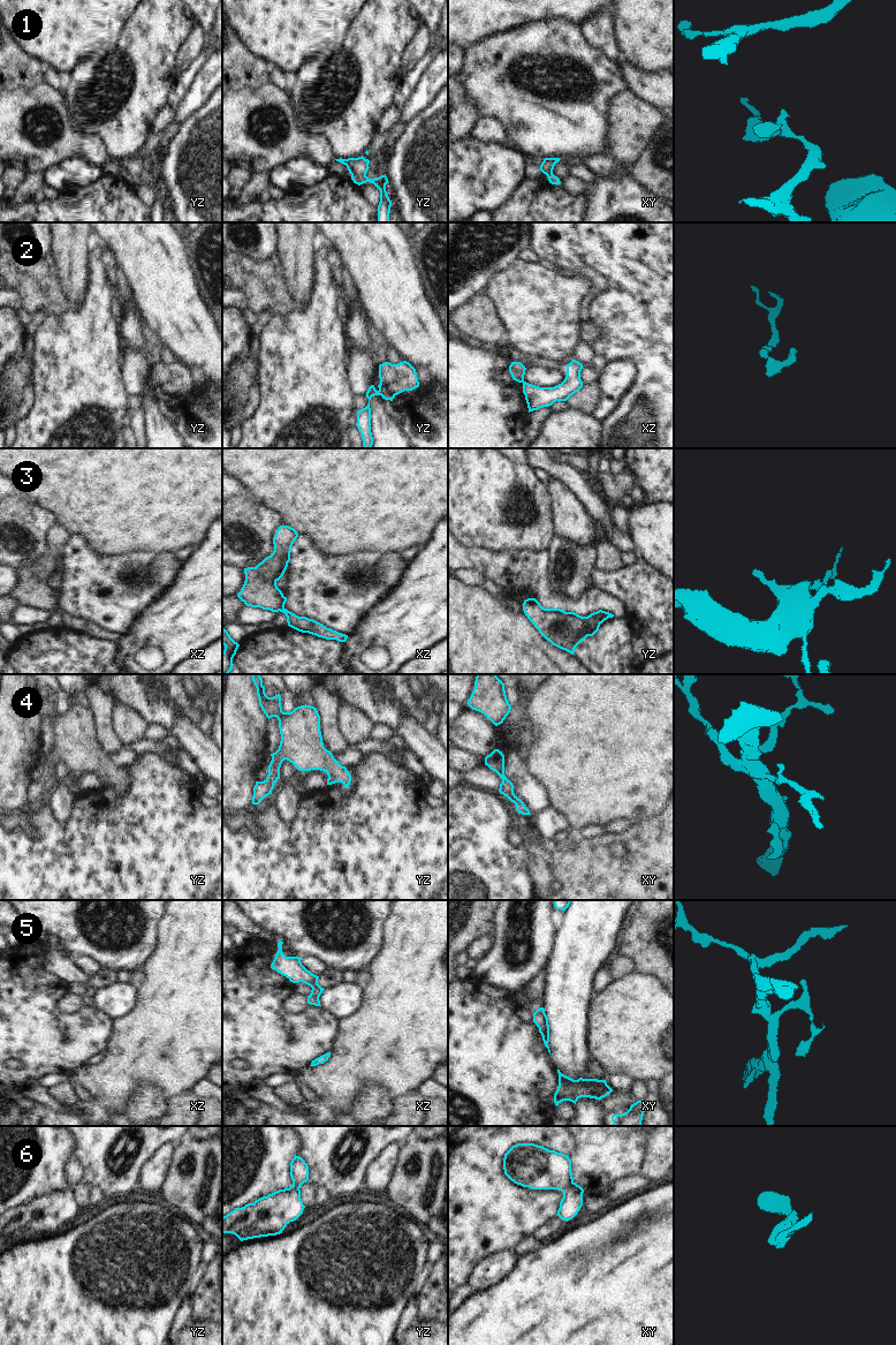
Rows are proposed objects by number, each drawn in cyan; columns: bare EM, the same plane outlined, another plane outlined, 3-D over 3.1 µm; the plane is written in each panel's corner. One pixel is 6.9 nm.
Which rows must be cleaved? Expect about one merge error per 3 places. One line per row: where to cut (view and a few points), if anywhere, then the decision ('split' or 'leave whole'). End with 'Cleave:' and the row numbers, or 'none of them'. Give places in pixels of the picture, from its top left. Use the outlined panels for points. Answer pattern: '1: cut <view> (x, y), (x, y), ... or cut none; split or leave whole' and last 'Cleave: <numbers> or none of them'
1: cut none; leave whole
2: cut yz (378, 391), (380, 394); split
3: cut none; leave whole
4: cut none; leave whole
5: cut none; leave whole
6: cut xy (572, 1180), (562, 1191); split
Cleave: 2, 6

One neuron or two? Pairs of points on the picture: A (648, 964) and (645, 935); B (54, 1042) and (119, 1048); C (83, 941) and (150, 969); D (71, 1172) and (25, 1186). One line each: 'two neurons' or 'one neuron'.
A: one neuron
B: two neurons
C: two neurons
D: one neuron

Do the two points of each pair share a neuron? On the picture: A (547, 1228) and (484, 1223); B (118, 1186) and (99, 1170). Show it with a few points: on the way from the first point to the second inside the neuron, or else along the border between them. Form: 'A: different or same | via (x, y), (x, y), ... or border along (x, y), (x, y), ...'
A: different | border along (555, 1214), (539, 1224), (531, 1233)
B: same | via (113, 1181), (104, 1172)

